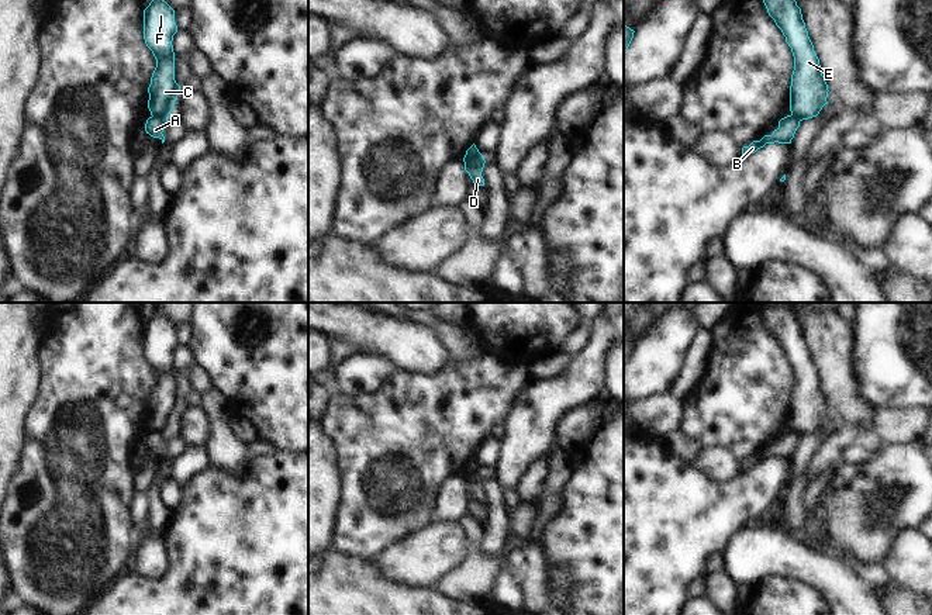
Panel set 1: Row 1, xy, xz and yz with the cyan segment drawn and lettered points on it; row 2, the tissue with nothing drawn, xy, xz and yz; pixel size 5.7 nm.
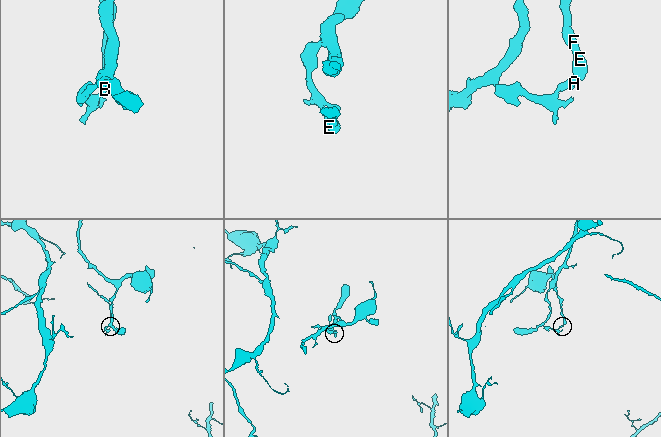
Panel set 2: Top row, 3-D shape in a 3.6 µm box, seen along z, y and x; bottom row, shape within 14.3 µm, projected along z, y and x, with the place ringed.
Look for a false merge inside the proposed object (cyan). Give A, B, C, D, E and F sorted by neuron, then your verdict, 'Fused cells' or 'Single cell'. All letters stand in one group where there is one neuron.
Groups: A B / C D E F. Fused cells.

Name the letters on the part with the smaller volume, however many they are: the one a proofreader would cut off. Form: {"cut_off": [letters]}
{"cut_off": ["C", "D", "E", "F"]}

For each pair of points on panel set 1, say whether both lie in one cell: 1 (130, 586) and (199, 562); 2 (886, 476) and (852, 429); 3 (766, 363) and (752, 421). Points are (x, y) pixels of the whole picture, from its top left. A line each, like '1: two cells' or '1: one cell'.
1: one cell
2: two cells
3: one cell

